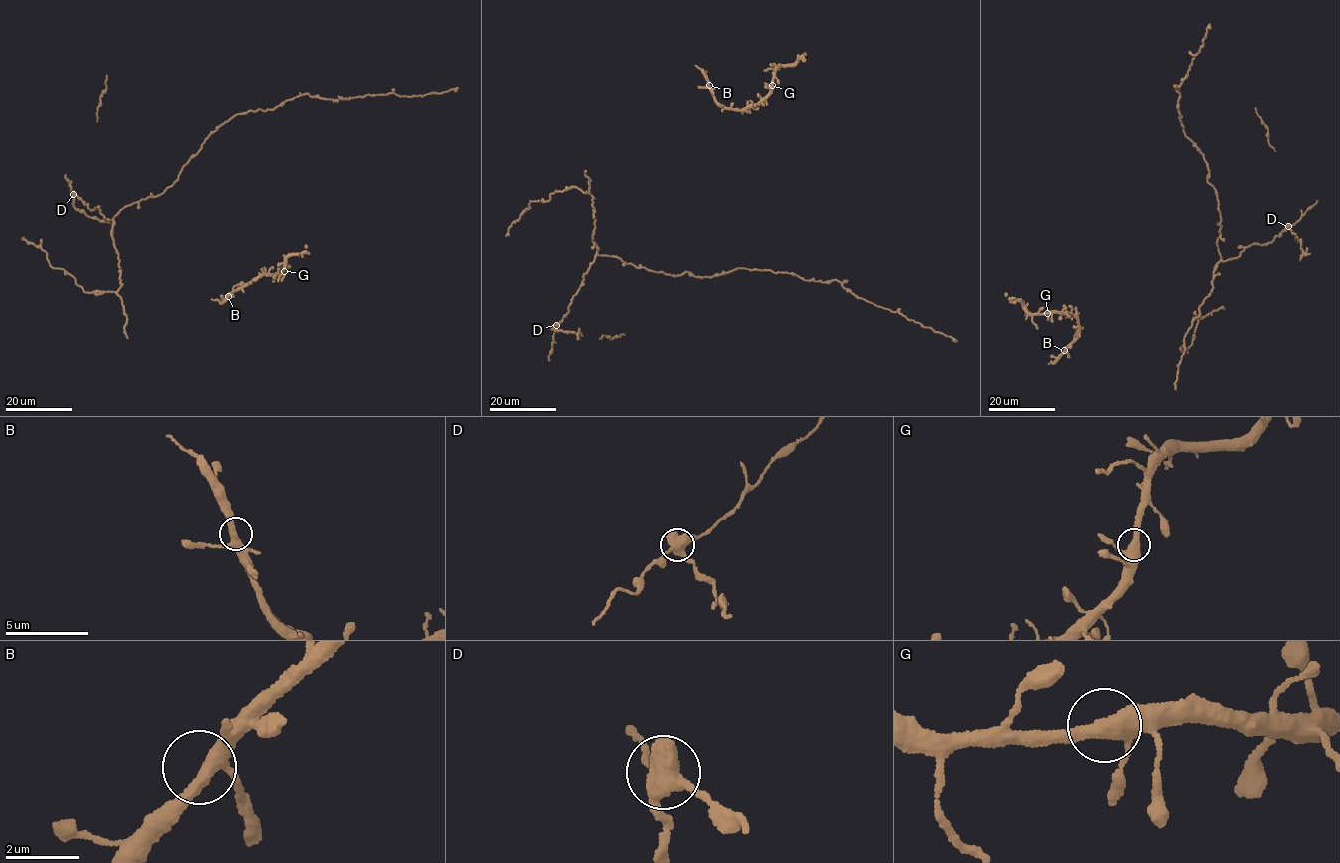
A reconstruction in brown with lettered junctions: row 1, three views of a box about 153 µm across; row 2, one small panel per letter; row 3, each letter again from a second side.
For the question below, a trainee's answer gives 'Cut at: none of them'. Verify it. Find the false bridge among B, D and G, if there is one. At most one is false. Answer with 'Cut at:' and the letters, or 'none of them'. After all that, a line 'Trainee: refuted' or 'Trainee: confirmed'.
Cut at: D
Trainee: refuted

